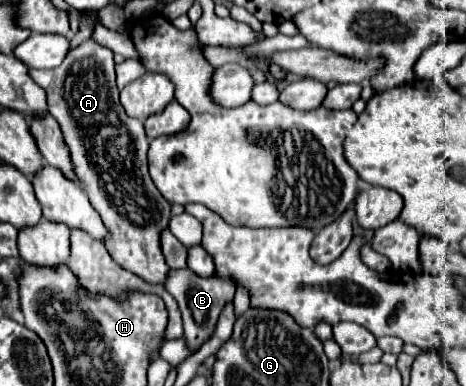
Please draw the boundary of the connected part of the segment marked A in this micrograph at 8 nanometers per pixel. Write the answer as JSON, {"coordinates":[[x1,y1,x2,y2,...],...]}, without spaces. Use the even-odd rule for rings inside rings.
{"coordinates":[[93,38,69,50,63,64,55,70,29,70,33,80,45,88,49,114,59,122,71,150,75,172,83,188,101,214,109,238,105,248,125,270,149,284,165,284,169,266,163,260,159,234,169,224,171,204,157,192,147,172,147,136,143,124,125,116,115,84,113,52]]}

